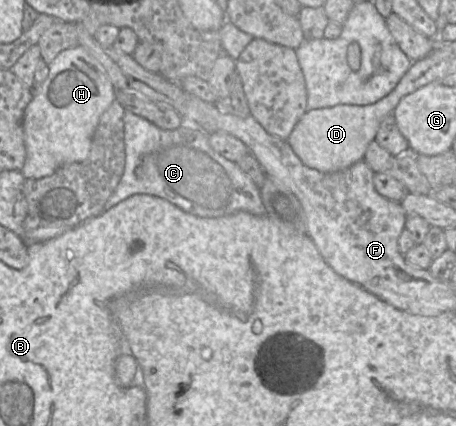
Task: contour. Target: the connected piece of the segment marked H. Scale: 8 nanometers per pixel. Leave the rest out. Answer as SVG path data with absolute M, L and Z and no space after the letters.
M78 45L59 53L49 64L47 78L33 91L24 114L26 160L20 170L25 178L52 175L66 164L88 158L92 138L102 114L116 100L113 86L101 63Z

